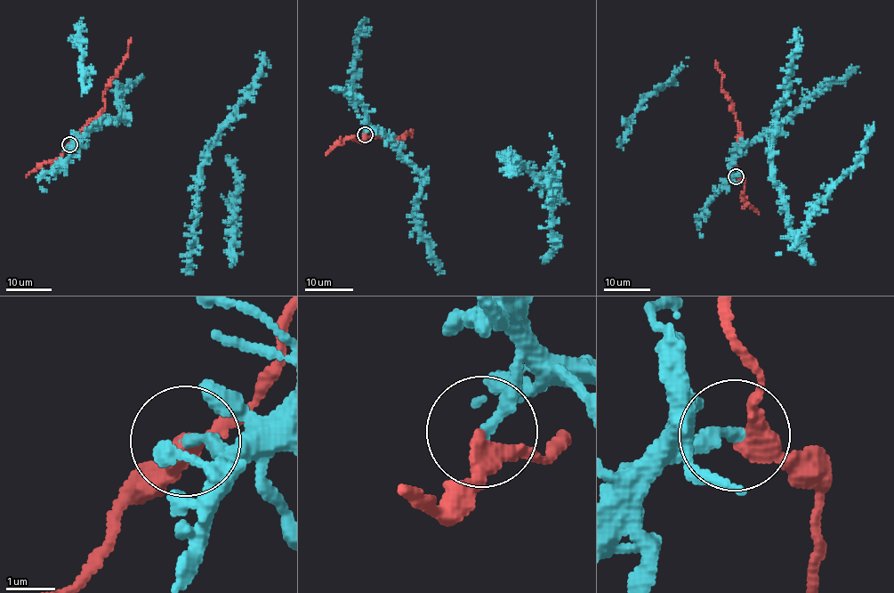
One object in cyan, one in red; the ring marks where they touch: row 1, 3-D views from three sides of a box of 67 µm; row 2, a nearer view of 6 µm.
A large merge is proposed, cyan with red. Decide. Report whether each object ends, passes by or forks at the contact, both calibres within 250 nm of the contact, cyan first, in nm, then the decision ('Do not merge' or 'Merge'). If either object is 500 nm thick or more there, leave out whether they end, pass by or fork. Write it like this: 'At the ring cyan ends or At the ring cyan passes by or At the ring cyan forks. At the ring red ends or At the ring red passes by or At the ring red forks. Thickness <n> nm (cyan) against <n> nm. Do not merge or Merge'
At the ring cyan ends. At the ring red passes by. Thickness 260 nm (cyan) against 340 nm. Do not merge

